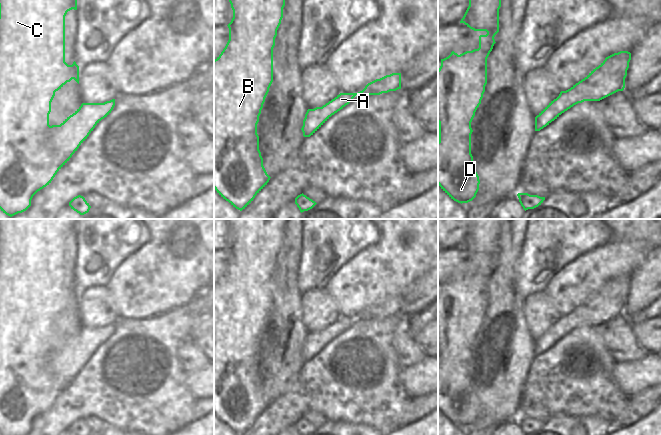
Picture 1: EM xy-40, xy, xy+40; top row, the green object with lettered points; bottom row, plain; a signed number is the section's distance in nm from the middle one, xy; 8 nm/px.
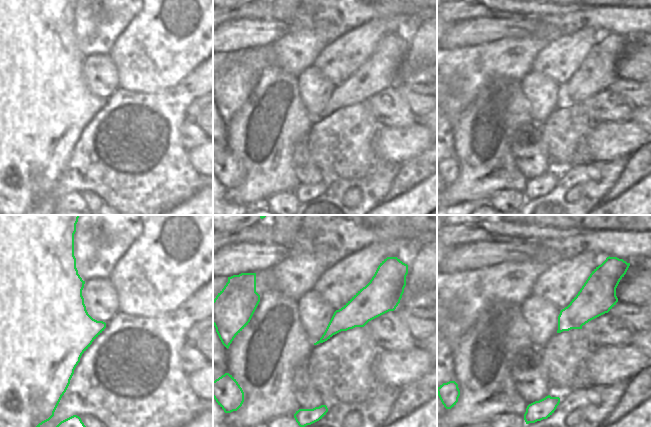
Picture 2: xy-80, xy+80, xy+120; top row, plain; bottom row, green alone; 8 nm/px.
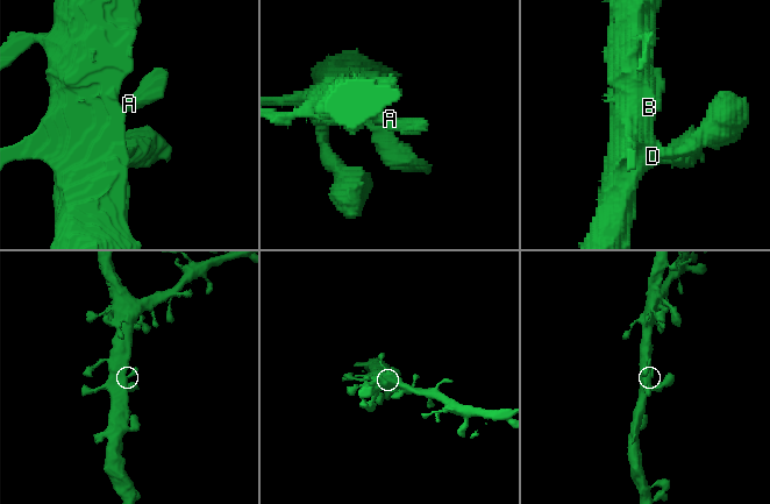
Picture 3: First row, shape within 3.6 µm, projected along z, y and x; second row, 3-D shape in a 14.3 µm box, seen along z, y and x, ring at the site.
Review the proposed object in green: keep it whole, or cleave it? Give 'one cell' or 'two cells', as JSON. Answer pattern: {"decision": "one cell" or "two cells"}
{"decision": "one cell"}

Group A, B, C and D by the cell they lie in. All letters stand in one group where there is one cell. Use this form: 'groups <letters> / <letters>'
groups A B C D

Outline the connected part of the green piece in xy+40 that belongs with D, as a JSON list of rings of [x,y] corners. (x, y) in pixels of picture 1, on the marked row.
[[[469,0],[469,6],[461,19],[474,31],[486,31],[479,36],[479,48],[460,55],[454,51],[441,59],[438,69],[438,185],[454,201],[468,203],[479,190],[479,176],[473,166],[471,154],[471,122],[485,92],[487,84],[487,58],[493,49],[495,35],[499,32],[501,0]]]

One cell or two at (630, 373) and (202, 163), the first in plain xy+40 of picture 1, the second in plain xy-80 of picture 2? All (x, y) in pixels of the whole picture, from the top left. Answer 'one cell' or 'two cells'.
one cell

